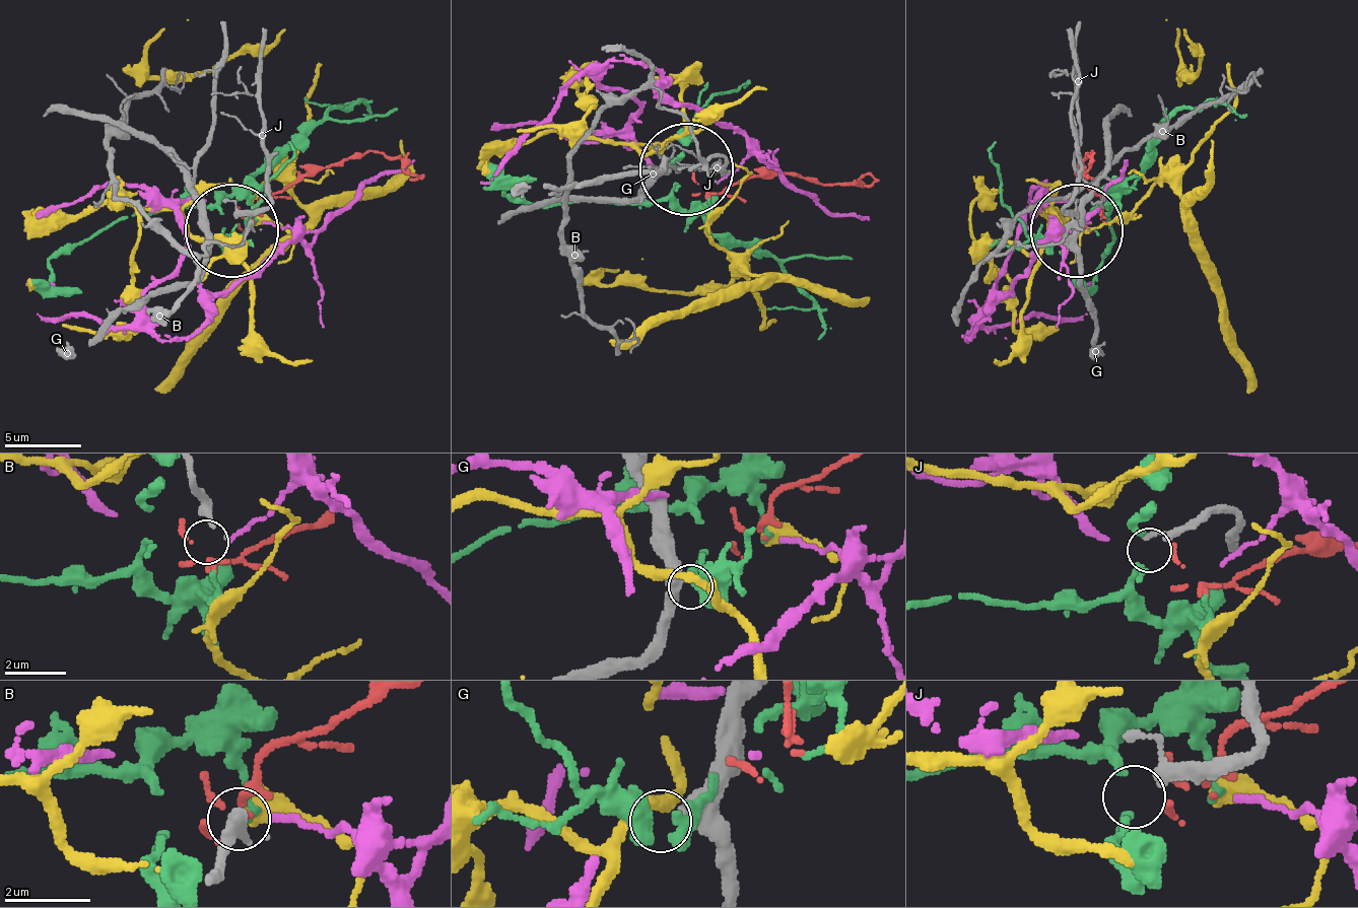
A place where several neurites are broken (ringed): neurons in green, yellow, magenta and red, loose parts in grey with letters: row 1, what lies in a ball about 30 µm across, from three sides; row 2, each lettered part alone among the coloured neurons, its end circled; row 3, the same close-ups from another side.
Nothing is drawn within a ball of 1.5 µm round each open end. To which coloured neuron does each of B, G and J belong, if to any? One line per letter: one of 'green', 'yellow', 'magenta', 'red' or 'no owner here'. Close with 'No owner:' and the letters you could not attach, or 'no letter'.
B: red
G: no owner here
J: no owner here
No owner: G, J

